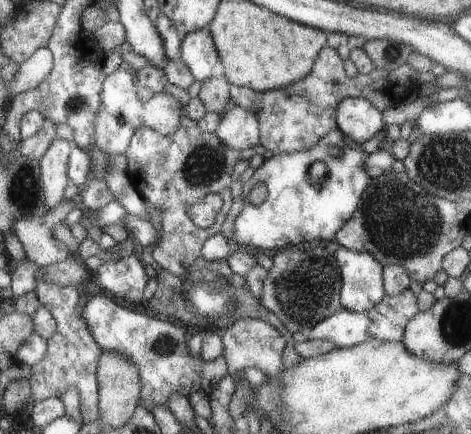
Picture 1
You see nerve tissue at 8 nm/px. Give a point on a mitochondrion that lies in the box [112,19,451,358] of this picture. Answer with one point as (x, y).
(398, 221)

